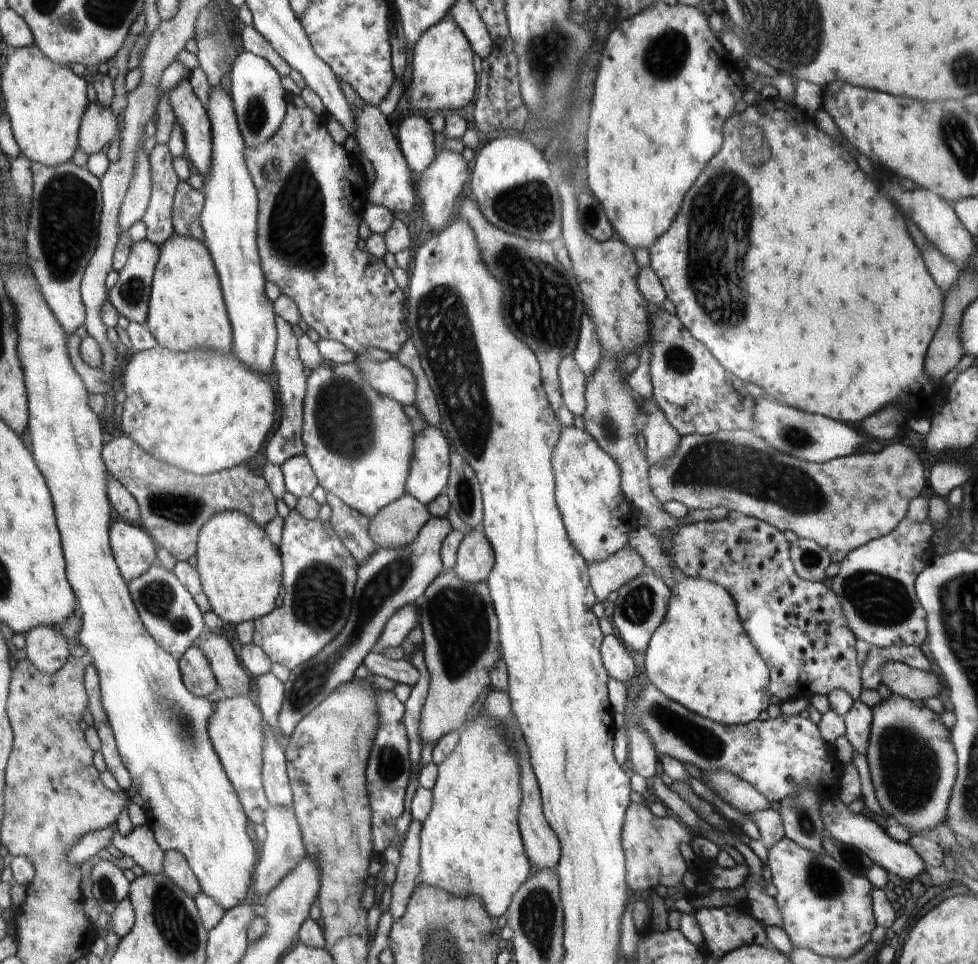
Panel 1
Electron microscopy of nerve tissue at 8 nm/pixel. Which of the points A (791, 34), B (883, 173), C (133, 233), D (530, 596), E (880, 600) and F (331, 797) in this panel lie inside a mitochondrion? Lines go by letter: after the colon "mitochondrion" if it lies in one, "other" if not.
A: mitochondrion
B: other
C: other
D: other
E: mitochondrion
F: other

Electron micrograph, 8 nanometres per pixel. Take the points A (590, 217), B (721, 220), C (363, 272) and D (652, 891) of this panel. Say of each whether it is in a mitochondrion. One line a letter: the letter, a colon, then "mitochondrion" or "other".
A: mitochondrion
B: mitochondrion
C: other
D: other

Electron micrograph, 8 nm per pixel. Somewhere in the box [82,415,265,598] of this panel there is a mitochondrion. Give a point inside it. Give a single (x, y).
(179, 507)

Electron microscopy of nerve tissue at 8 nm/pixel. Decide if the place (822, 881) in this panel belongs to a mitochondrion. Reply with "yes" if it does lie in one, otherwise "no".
yes

